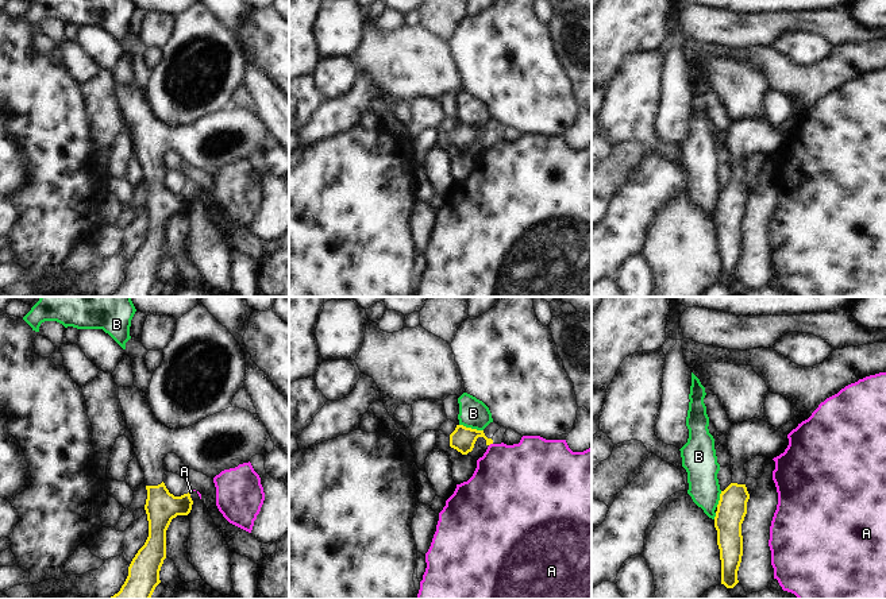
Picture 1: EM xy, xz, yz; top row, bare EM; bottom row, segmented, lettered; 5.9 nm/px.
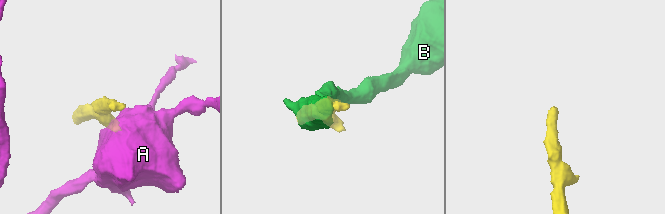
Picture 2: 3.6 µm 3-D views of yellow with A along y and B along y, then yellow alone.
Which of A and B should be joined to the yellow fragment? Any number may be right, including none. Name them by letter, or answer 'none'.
none

